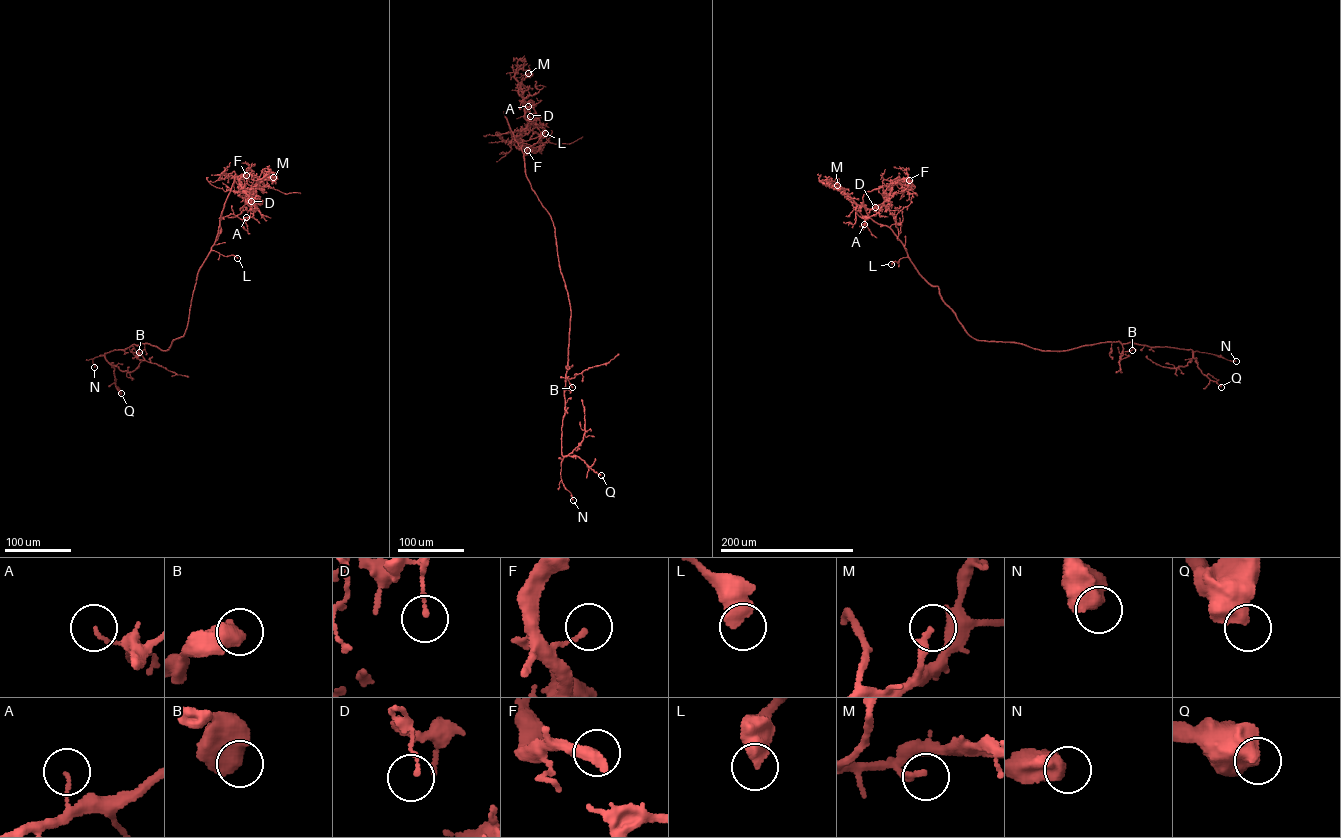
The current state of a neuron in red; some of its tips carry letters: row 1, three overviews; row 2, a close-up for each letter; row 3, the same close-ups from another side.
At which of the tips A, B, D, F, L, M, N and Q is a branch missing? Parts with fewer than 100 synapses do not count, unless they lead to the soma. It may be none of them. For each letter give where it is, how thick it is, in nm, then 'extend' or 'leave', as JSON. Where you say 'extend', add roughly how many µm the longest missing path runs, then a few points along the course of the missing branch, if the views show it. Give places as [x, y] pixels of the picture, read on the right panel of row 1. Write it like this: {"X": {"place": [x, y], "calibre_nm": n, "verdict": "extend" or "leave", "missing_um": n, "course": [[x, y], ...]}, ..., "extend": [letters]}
{"A": {"place": [864, 224], "calibre_nm": 80, "verdict": "leave"}, "B": {"place": [1132, 350], "calibre_nm": 750, "verdict": "leave"}, "D": {"place": [875, 207], "calibre_nm": 120, "verdict": "leave"}, "F": {"place": [909, 180], "calibre_nm": 140, "verdict": "leave"}, "L": {"place": [891, 264], "calibre_nm": 550, "verdict": "leave"}, "M": {"place": [837, 185], "calibre_nm": 240, "verdict": "leave"}, "N": {"place": [1236, 361], "calibre_nm": 750, "verdict": "leave"}, "Q": {"place": [1221, 387], "calibre_nm": 600, "verdict": "leave"}, "extend": []}

